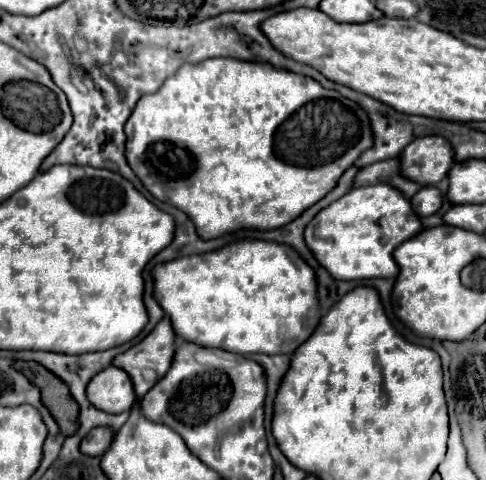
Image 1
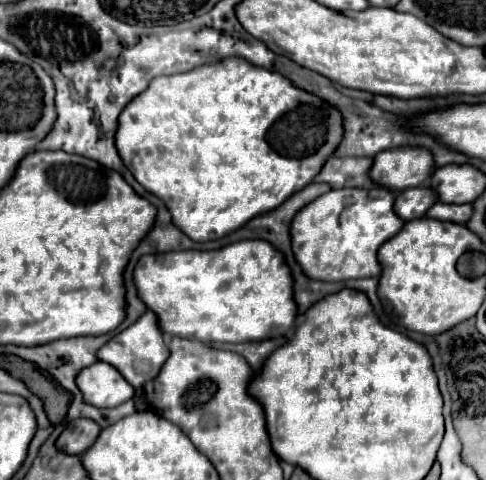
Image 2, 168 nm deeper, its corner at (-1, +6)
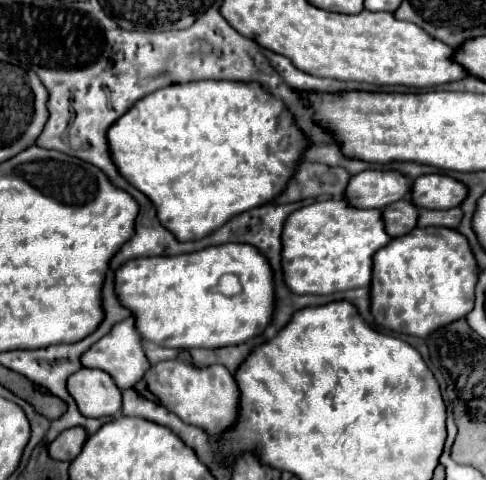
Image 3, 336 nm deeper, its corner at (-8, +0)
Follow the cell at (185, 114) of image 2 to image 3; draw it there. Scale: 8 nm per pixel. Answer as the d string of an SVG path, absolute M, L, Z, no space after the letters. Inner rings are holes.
M196 81L196 83L170 85L164 89L158 89L158 91L150 93L148 97L140 99L134 107L130 107L108 129L108 151L112 151L112 163L116 163L116 167L120 167L120 175L124 175L124 179L132 187L142 191L154 203L158 221L180 241L202 239L204 235L222 227L230 217L234 217L242 211L260 207L260 205L268 203L270 199L274 199L284 189L288 179L294 175L294 169L296 169L298 161L302 159L306 143L308 143L306 135L294 125L294 117L290 115L290 111L286 109L286 105L278 97L264 91L264 87L260 87L258 83L236 83L236 81Z

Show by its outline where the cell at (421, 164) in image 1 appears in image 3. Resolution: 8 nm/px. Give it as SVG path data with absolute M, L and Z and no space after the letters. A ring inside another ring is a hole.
M362 171L348 181L344 201L356 209L384 209L410 193L410 181L396 171Z

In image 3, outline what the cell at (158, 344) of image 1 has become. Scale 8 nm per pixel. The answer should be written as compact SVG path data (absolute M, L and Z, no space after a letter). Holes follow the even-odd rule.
M126 317L120 323L116 323L112 327L112 331L108 335L104 335L100 341L96 341L84 355L82 355L82 367L92 367L92 369L102 369L108 375L112 375L114 383L120 389L130 389L134 387L136 381L140 381L146 373L146 369L150 367L142 345L140 345L140 335L136 331L134 325L134 317Z

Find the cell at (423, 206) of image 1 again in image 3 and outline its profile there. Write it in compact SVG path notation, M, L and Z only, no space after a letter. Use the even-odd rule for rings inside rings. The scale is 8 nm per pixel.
M402 199L402 201L396 201L388 207L384 207L382 219L384 219L384 227L386 227L388 235L400 237L400 235L406 235L408 231L412 231L416 227L418 209L408 199Z

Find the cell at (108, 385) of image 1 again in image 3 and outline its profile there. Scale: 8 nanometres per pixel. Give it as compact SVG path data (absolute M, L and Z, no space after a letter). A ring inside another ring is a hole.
M80 369L68 377L68 393L86 417L112 417L122 407L122 393L100 369Z

